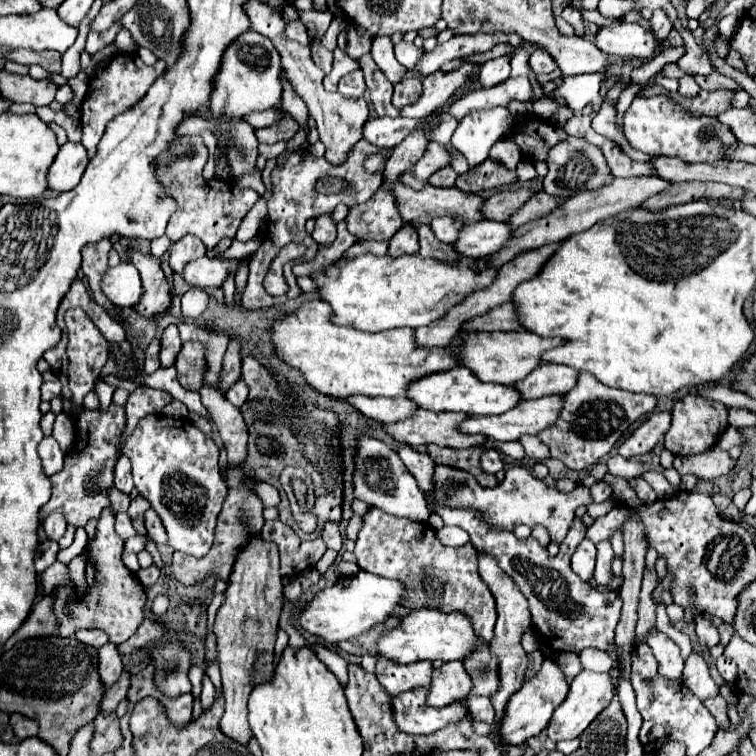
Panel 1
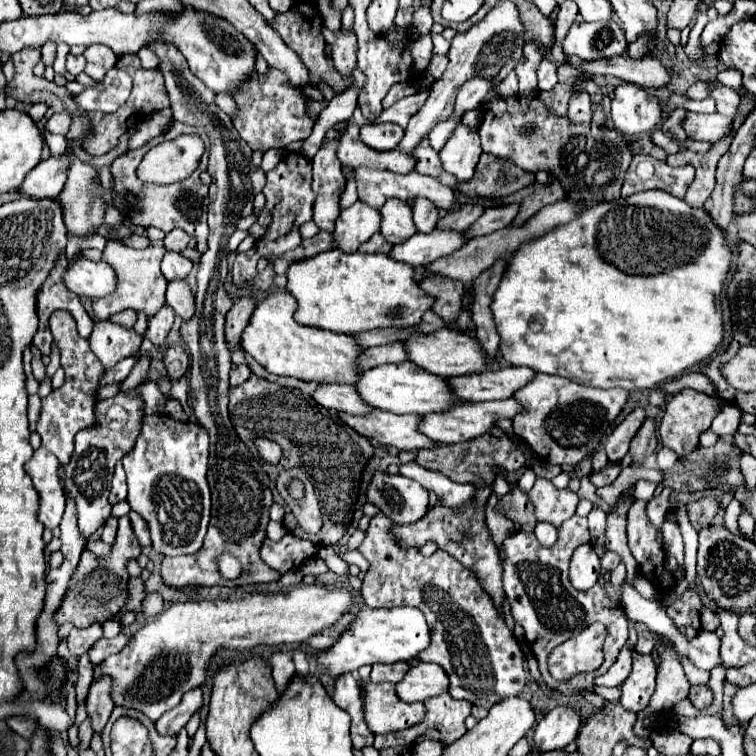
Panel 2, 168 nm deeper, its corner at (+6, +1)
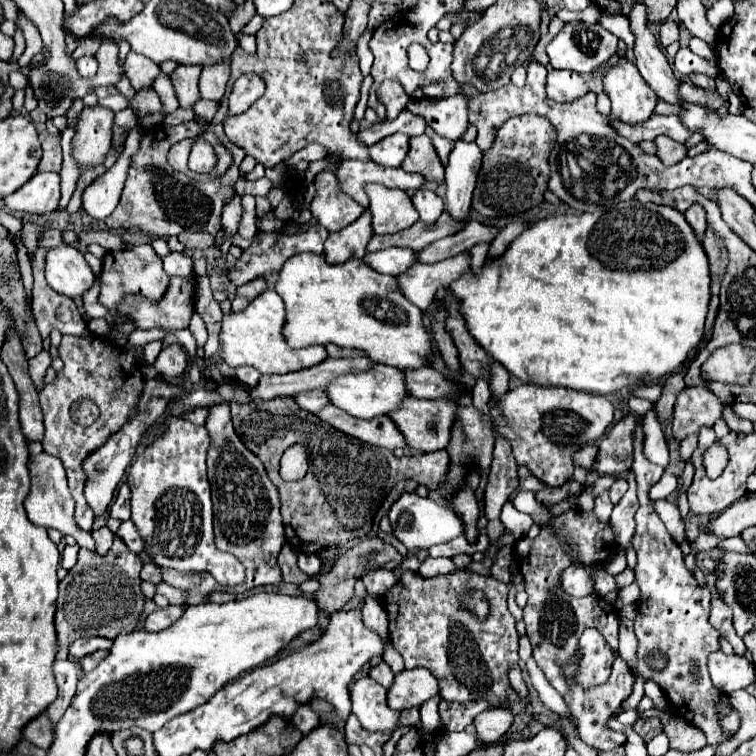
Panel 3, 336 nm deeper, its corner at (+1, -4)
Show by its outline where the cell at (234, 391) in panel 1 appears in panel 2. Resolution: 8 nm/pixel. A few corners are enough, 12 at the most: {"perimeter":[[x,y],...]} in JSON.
{"perimeter":[[248,364],[232,366],[230,386],[240,386],[250,376]]}

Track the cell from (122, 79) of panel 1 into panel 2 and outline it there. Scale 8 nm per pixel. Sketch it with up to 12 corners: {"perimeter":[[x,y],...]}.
{"perimeter":[[120,56],[134,88],[112,114],[86,112],[90,130],[82,148],[100,156],[150,114],[168,108],[160,70],[138,56]]}

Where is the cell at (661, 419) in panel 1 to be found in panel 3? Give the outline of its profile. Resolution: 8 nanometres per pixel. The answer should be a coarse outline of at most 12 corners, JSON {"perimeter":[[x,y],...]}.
{"perimeter":[[627,415],[599,441],[593,471],[623,475],[633,465]]}

